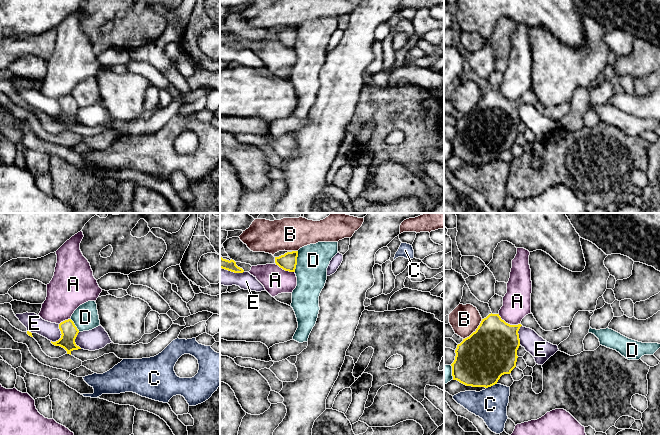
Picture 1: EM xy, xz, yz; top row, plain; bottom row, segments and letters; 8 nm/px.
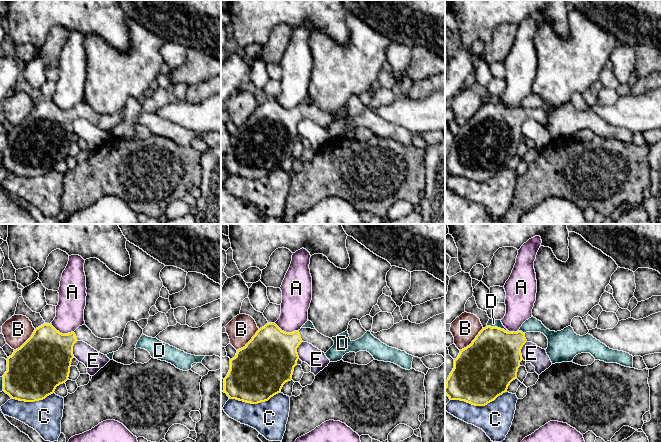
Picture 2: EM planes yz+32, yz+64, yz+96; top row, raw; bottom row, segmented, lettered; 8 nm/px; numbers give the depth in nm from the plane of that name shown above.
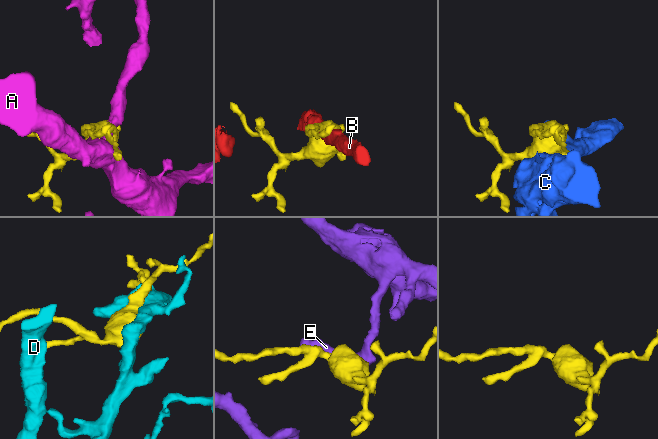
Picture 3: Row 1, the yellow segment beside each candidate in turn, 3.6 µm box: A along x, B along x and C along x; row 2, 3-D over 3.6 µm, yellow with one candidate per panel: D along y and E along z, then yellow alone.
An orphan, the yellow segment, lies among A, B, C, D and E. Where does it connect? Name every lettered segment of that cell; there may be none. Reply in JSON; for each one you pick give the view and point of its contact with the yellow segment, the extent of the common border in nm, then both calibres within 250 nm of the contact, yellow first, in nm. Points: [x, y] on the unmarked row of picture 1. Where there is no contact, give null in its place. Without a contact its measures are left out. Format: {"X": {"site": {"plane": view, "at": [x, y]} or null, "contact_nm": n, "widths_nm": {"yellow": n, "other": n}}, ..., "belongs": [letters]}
{"belongs": []}

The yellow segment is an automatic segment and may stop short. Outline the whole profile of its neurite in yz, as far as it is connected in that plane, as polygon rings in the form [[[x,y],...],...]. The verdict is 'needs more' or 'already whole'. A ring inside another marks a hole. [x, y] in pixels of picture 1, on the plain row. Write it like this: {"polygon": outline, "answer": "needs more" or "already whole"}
{"polygon": [[[491,89],[482,95],[475,108],[457,121],[455,136],[451,140],[453,156],[466,162],[488,164],[497,160],[502,151],[510,150],[516,143],[521,102],[534,106],[557,122],[571,109],[570,103],[543,106],[532,89],[518,101],[510,101],[499,90]]], "answer": "needs more"}

